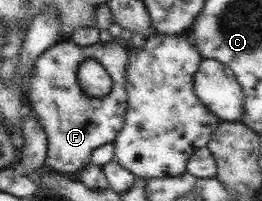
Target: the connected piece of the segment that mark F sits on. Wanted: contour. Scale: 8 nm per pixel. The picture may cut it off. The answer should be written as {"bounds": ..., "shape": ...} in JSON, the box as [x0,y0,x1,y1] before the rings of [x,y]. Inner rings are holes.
{"bounds":[28,39,128,173],"shape":[[[66,39],[49,47],[37,58],[30,77],[28,102],[47,136],[46,165],[51,170],[71,173],[85,168],[96,147],[111,143],[118,136],[128,106],[127,64],[128,49],[115,39],[89,46]],[[86,59],[96,59],[112,77],[111,91],[104,99],[87,95],[78,84],[77,70]]]}

